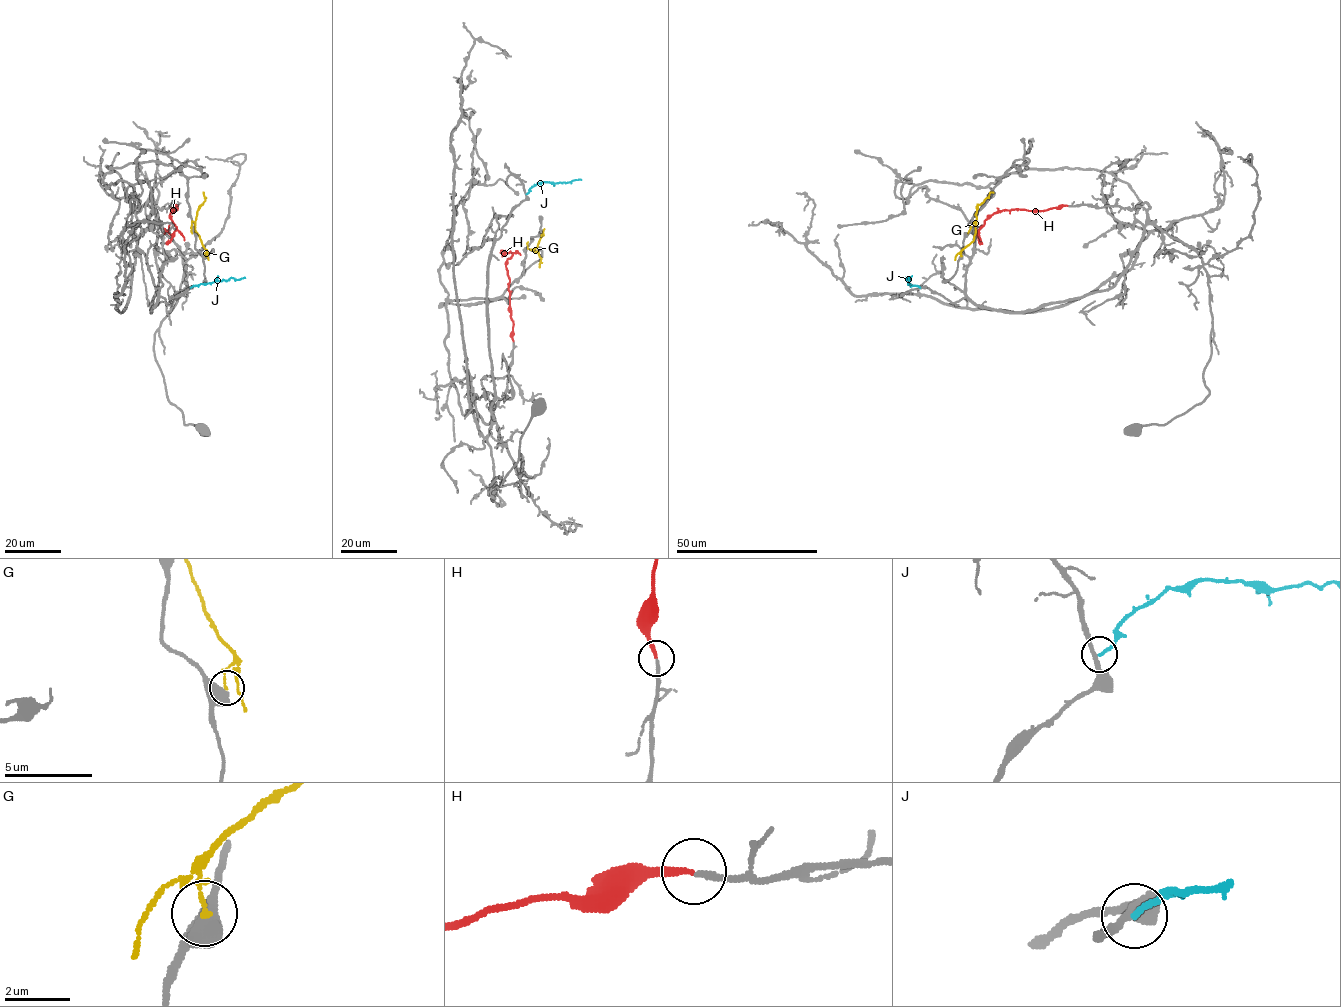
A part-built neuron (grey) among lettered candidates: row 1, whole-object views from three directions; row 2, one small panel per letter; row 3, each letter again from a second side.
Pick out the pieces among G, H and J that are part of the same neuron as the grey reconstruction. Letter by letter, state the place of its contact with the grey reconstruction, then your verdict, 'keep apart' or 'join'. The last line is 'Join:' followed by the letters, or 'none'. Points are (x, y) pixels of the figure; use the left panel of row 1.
G: meets grey at (205, 256); keep apart
H: meets grey at (177, 205); join
J: meets grey at (190, 288); keep apart
Join: H

